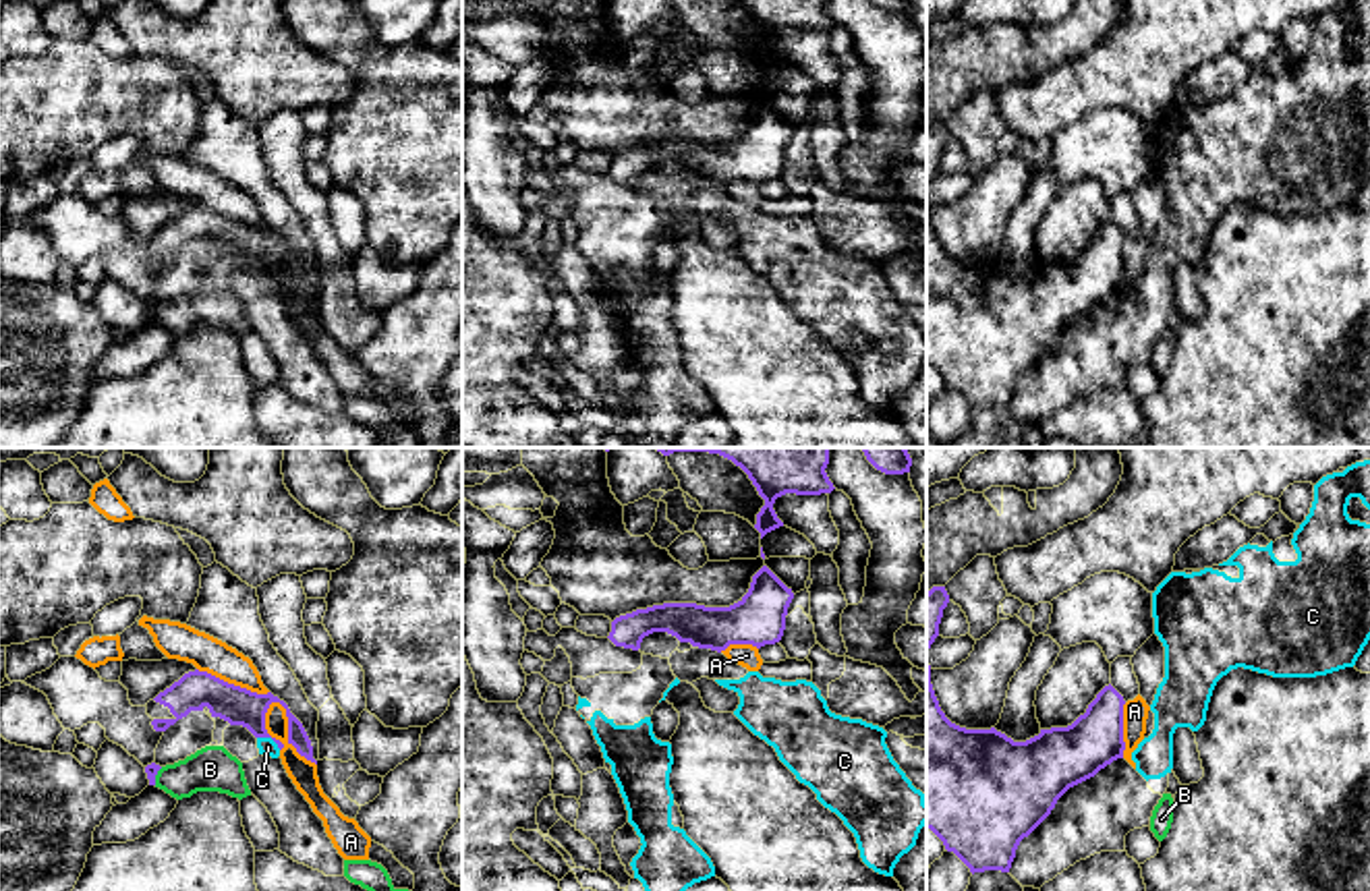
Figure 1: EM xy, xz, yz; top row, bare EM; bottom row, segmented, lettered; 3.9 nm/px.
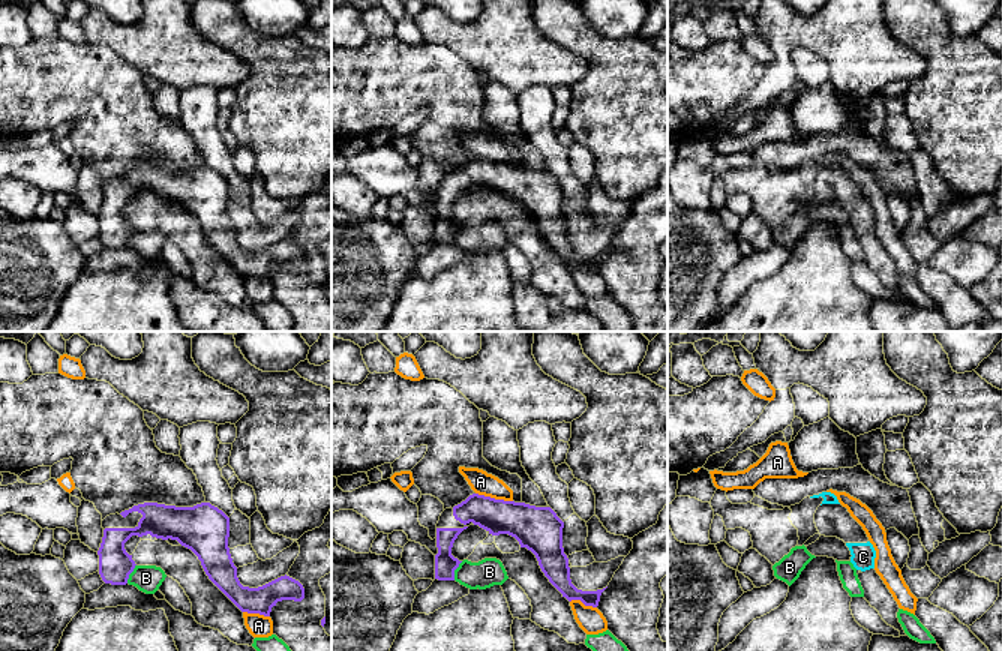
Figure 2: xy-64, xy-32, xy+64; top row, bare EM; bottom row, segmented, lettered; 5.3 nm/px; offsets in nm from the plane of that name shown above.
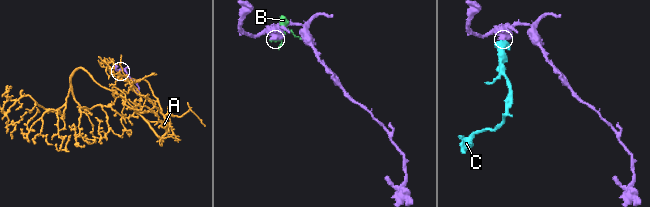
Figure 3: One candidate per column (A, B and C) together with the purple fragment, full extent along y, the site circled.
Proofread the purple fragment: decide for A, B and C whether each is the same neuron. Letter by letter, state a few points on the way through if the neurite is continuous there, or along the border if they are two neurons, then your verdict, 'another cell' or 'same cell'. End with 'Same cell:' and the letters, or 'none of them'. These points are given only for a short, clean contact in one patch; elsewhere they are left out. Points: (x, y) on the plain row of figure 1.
A: another cell
B: another cell
C: another cell
Same cell: none of them

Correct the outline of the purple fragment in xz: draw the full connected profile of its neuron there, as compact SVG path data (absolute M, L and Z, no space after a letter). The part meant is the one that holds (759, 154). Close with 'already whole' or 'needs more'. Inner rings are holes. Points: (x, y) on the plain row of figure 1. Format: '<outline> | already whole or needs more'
M763 102L752 112L748 128L730 143L663 139L636 145L616 153L607 174L616 182L632 186L638 186L643 174L653 168L667 168L680 178L717 189L730 180L752 180L761 184L781 176L792 135L792 124Z | already whole

